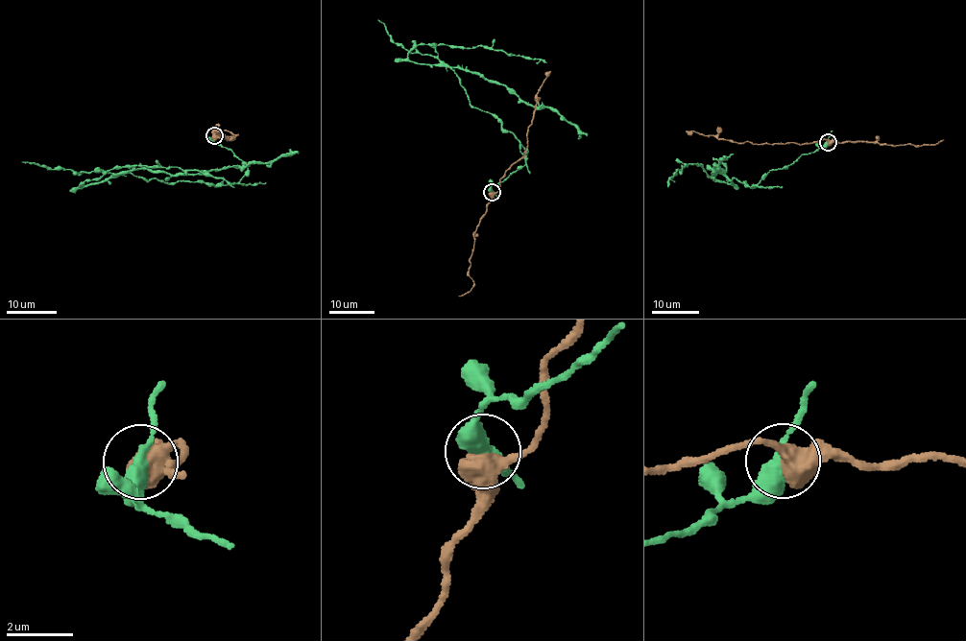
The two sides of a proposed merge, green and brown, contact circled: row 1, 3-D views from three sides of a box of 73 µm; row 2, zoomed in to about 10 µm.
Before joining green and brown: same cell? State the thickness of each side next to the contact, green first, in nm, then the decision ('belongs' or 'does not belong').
400/500 nm | does not belong

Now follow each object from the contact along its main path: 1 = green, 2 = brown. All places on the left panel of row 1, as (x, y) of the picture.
1: (213, 136), (249, 165), (235, 183), (131, 173), (80, 186), (141, 165), (195, 169), (234, 187)
2: (214, 136), (220, 133), (222, 139), (234, 139), (229, 141), (217, 133), (220, 129)

